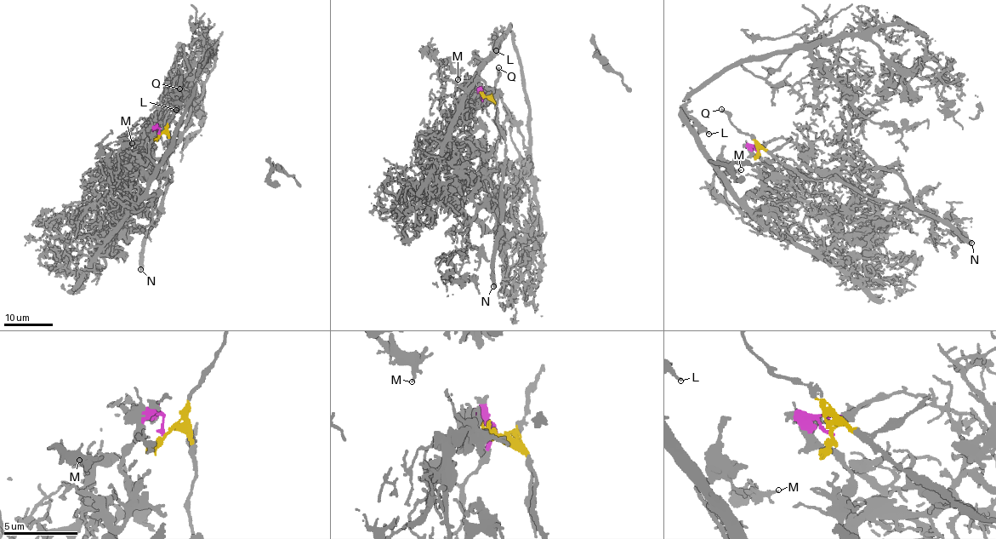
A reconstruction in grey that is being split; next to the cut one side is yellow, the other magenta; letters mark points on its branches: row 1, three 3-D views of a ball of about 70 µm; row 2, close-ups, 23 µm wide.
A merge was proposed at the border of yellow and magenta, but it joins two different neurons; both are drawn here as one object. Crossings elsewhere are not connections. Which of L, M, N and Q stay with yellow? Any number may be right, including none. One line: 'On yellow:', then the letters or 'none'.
On yellow: N, Q

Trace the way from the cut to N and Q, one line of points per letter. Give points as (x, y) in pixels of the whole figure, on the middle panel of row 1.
N: (485, 96), (495, 103), (498, 124), (506, 144), (502, 183), (502, 236), (496, 244), (493, 287)
Q: (485, 96), (494, 90), (494, 81), (501, 75), (498, 68)

